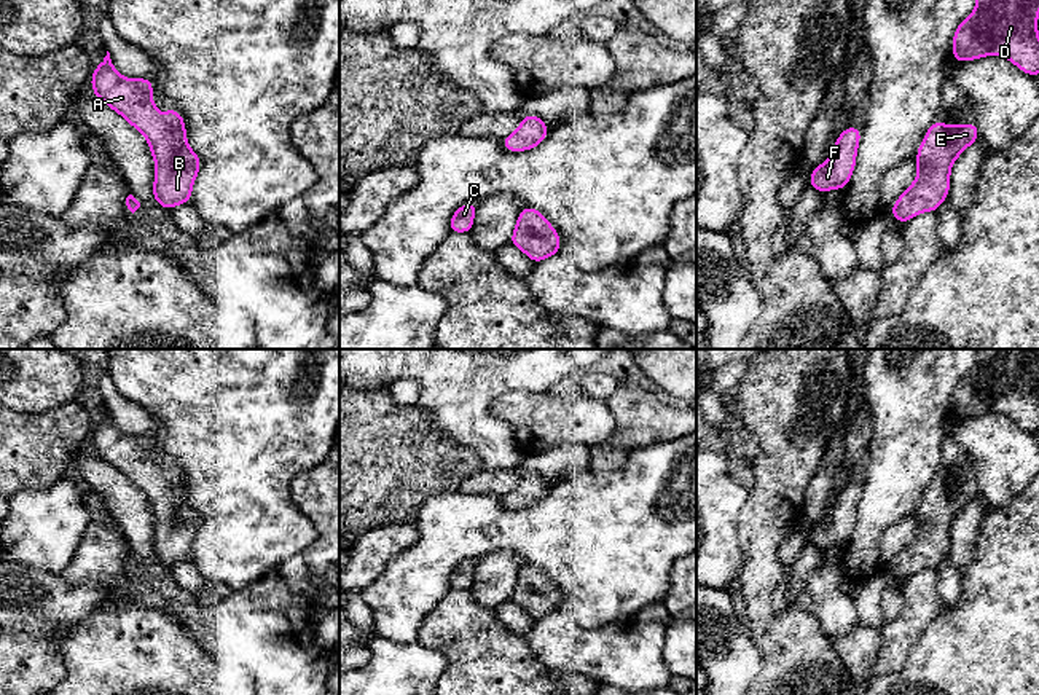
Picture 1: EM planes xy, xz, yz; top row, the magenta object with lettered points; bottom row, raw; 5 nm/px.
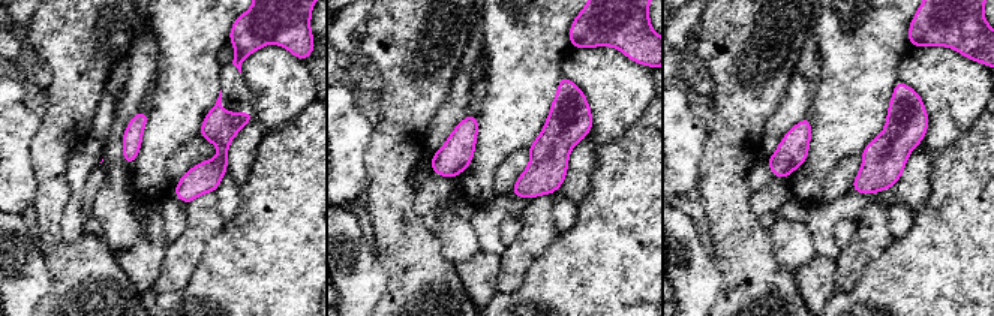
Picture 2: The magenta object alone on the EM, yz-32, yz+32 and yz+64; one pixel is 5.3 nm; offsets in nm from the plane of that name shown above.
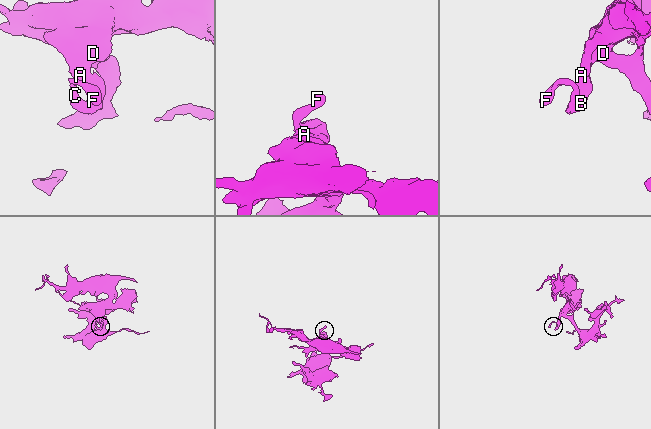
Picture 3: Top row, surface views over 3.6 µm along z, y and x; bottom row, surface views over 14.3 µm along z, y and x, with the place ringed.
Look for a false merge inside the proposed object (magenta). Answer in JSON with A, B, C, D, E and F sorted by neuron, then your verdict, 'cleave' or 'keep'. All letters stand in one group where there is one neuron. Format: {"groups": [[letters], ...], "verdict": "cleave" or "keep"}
{"groups": [["A", "B", "C", "D", "E", "F"]], "verdict": "keep"}

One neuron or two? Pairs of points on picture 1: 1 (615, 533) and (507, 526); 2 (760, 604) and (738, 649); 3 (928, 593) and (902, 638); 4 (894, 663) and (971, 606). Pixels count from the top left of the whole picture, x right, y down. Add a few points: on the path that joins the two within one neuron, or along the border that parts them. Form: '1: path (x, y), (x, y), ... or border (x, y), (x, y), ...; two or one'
1: path (588, 533), (534, 533); one
2: border (749, 635), (760, 659), (759, 671); two
3: path (921, 604), (909, 627); one
4: border (931, 622), (912, 646), (905, 663), (880, 676); two

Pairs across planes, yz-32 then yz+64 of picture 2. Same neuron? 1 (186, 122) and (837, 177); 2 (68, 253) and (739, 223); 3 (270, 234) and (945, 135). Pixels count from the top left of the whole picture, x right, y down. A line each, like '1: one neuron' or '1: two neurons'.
1: two neurons
2: one neuron
3: two neurons

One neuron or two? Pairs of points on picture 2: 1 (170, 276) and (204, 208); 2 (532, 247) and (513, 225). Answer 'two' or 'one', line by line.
1: one
2: two

